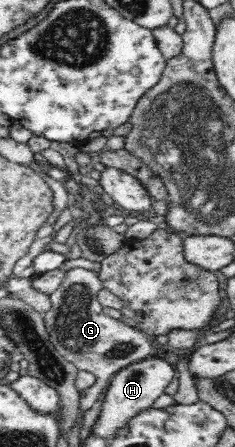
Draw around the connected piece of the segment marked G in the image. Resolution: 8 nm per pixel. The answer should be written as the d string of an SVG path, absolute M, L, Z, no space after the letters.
M70 269L62 285L49 295L50 307L42 313L52 346L79 370L89 371L96 376L96 383L80 394L80 404L84 411L90 409L96 399L100 399L108 381L119 369L144 360L152 349L152 343L148 342L145 332L103 313L103 307L96 298L102 287L99 275L94 269Z

